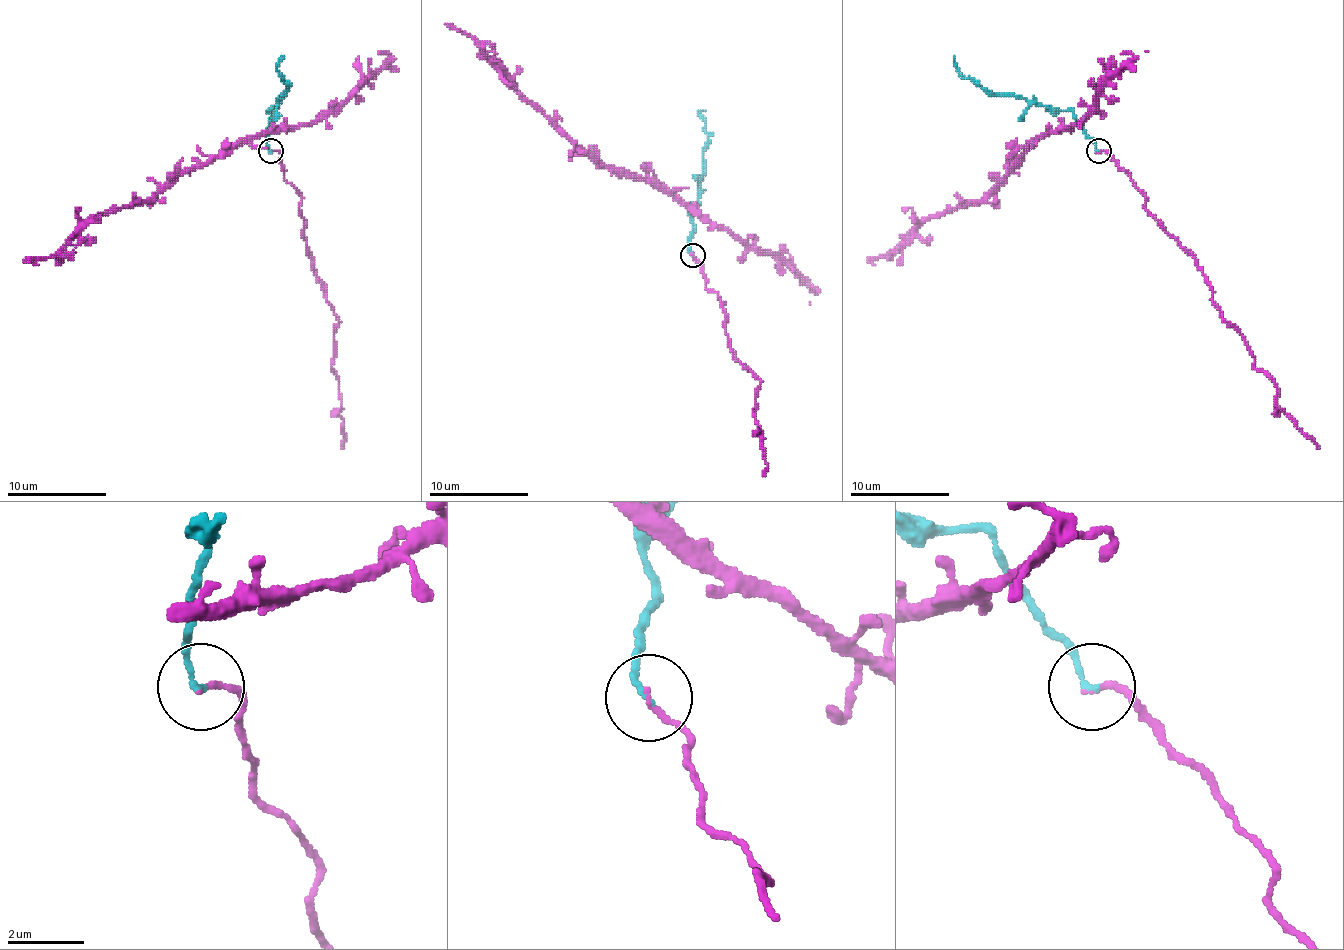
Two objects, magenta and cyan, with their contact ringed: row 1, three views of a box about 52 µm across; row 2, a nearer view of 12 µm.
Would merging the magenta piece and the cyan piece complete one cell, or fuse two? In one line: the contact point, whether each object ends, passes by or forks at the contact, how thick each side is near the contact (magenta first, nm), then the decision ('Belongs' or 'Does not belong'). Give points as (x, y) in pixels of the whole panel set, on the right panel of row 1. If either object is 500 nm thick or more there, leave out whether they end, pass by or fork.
Place: (1099, 151). At the ring magenta ends. At the ring cyan ends. Thickness 150 nm (magenta) against 170 nm. Belongs

